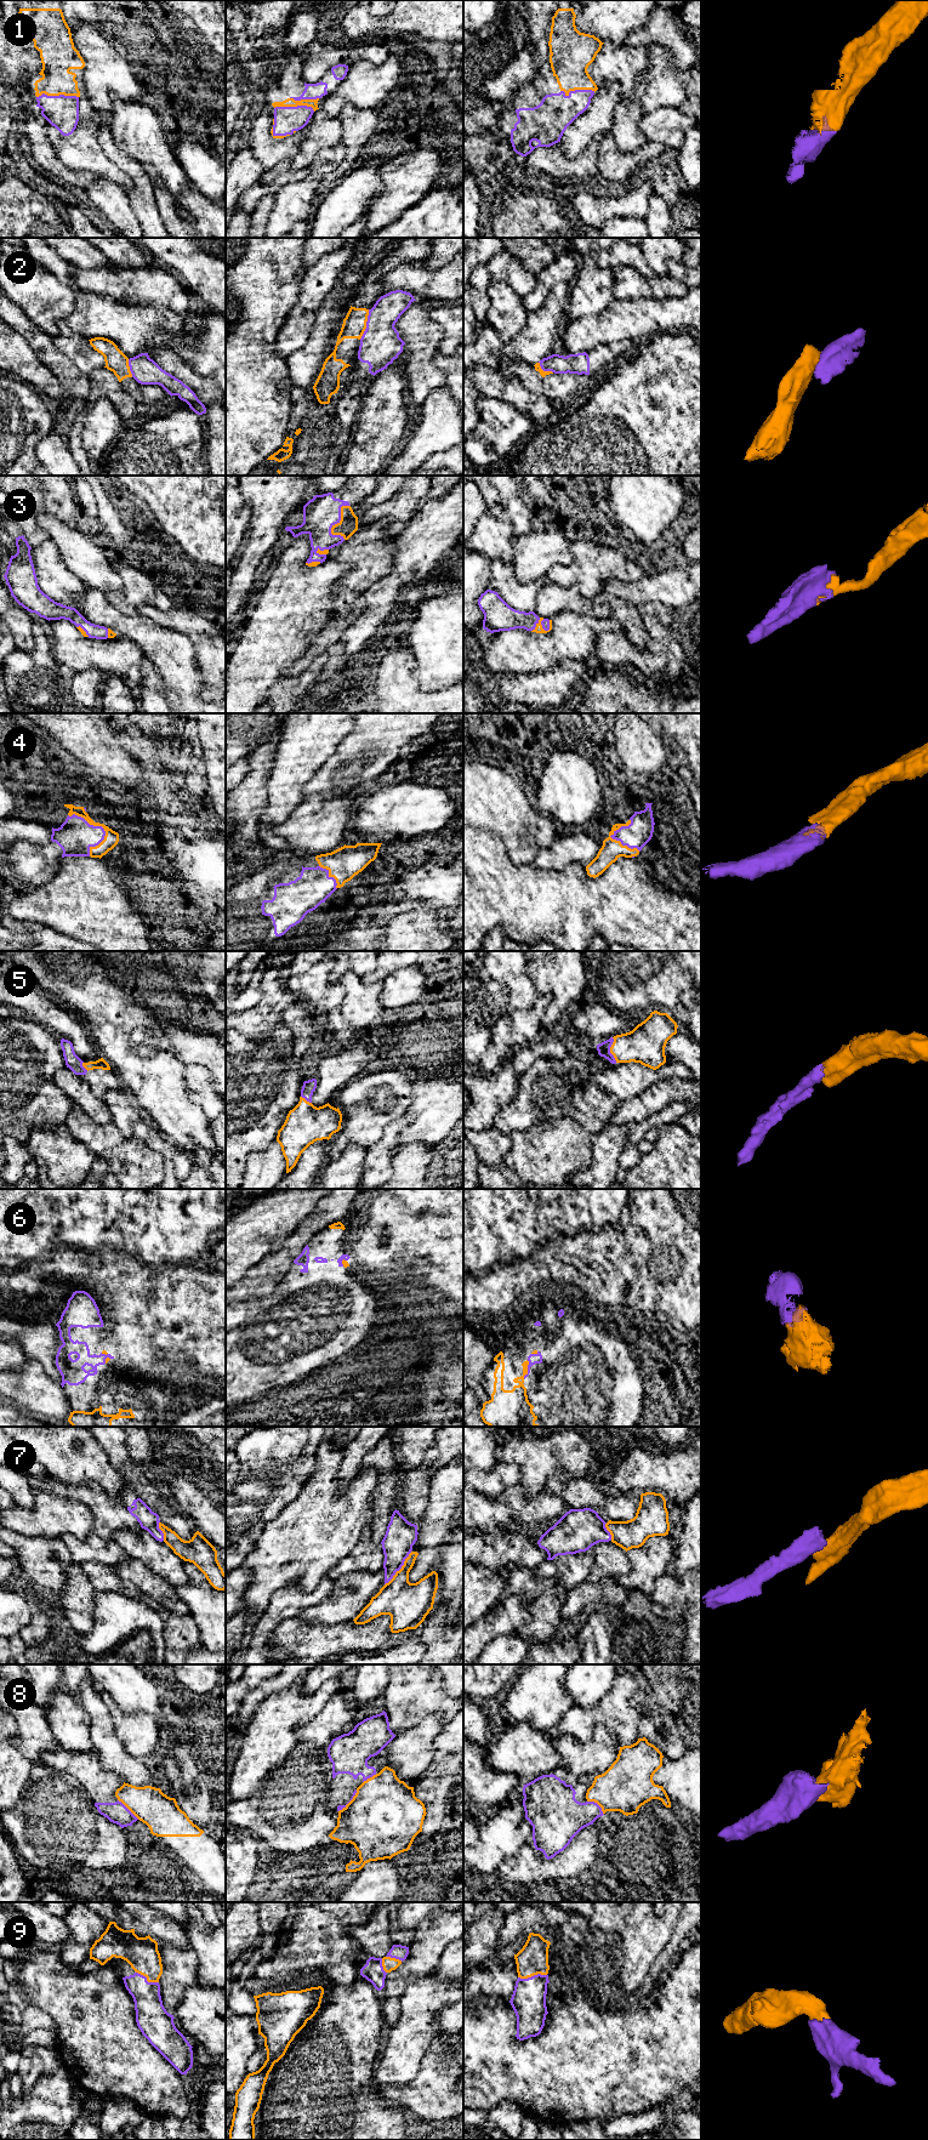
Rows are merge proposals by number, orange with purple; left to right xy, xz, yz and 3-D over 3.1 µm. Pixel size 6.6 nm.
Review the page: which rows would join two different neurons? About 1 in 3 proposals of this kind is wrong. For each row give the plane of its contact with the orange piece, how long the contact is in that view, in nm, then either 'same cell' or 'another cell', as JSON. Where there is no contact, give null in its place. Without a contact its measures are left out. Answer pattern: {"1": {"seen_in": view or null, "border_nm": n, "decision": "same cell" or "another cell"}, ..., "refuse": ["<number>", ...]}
{"1": {"seen_in": "xy", "border_nm": 280, "decision": "same cell"}, "2": {"seen_in": "xz", "border_nm": 220, "decision": "another cell"}, "3": {"seen_in": "xz", "border_nm": 240, "decision": "same cell"}, "4": {"seen_in": "xy", "border_nm": 320, "decision": "same cell"}, "5": {"seen_in": "yz", "border_nm": 170, "decision": "same cell"}, "6": {"seen_in": "yz", "border_nm": 130, "decision": "same cell"}, "7": {"seen_in": "xz", "border_nm": 280, "decision": "another cell"}, "8": {"seen_in": "xy", "border_nm": 190, "decision": "another cell"}, "9": {"seen_in": "yz", "border_nm": 190, "decision": "same cell"}, "refuse": ["2", "7", "8"]}

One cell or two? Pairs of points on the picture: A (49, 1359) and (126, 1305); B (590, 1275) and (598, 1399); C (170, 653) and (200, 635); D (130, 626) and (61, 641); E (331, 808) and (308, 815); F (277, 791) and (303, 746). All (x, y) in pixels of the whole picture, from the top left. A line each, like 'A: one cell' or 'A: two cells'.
A: two cells
B: two cells
C: two cells
D: two cells
E: one cell
F: one cell

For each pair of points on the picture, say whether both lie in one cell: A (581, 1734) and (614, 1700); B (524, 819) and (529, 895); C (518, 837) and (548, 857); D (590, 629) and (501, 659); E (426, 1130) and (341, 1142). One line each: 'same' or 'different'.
A: same
B: different
C: different
D: same
E: different

